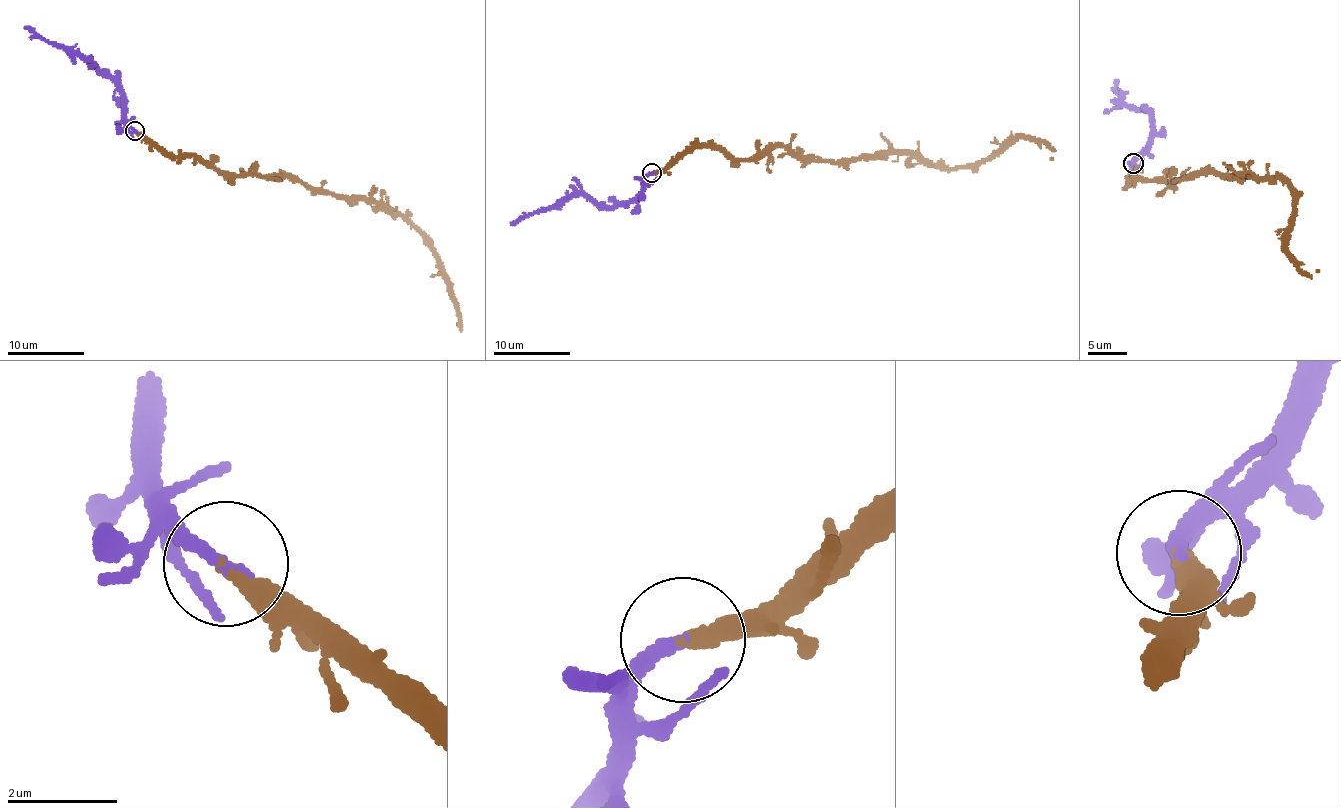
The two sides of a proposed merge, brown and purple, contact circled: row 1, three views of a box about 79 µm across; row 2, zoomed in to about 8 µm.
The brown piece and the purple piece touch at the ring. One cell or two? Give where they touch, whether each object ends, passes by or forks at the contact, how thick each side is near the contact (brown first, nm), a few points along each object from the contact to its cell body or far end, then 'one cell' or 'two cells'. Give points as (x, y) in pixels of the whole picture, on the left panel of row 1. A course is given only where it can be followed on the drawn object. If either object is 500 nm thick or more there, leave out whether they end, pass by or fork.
place (135, 131); brown ends; purple ends; calibres 340 and 260 nm; course brown (135, 130), (210, 167), (298, 178), (406, 216), (448, 280), (458, 323); course purple (135, 130), (128, 127), (122, 88), (110, 76), (97, 74), (93, 62), (48, 44), (24, 28); one cell

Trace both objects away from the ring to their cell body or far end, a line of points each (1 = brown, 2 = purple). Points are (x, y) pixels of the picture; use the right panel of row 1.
1: (1132, 163), (1130, 182), (1176, 183), (1211, 169), (1282, 177), (1294, 197), (1289, 259), (1311, 275), (1319, 269)
2: (1132, 163), (1147, 147), (1152, 119), (1148, 110), (1140, 112), (1120, 104), (1122, 99), (1114, 82)

